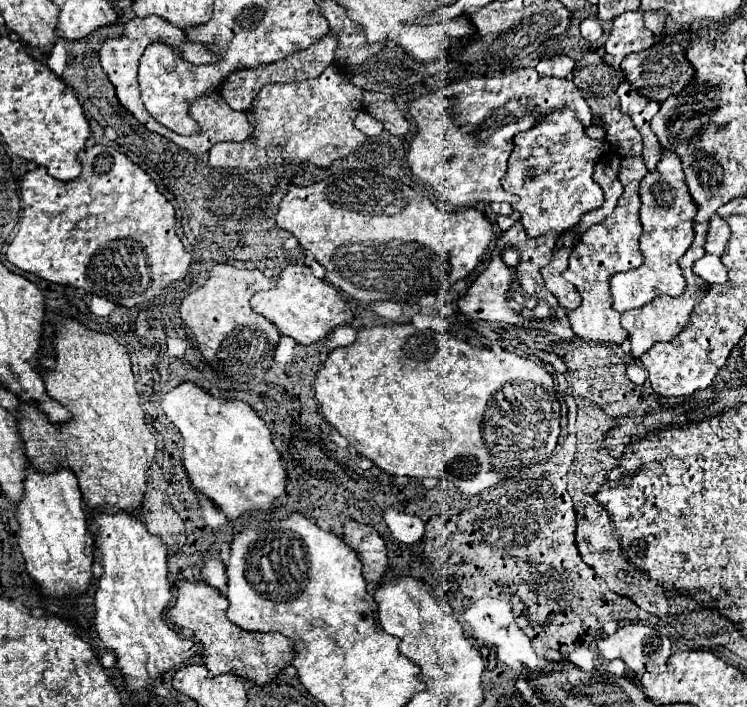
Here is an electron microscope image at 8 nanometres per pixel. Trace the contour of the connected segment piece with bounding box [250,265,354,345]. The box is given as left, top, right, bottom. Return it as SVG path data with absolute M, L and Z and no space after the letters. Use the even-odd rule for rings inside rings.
M286 265L282 269L278 285L270 291L258 291L250 303L252 309L272 321L282 335L288 335L302 345L322 341L336 327L352 323L354 319L338 289L328 281L314 277L312 271L304 265Z

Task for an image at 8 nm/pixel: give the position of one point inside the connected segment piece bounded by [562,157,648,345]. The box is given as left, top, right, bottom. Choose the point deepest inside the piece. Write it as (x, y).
(611, 246)

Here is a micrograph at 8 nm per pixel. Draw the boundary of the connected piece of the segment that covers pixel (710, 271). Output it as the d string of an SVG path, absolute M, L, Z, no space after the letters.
M704 255L694 263L694 271L698 277L704 277L708 283L726 283L726 267L720 257L716 255Z

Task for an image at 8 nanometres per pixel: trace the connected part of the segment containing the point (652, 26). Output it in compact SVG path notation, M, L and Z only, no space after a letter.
M658 9L658 11L648 11L644 13L644 27L650 29L656 37L660 37L664 33L664 25L668 21L668 13Z

